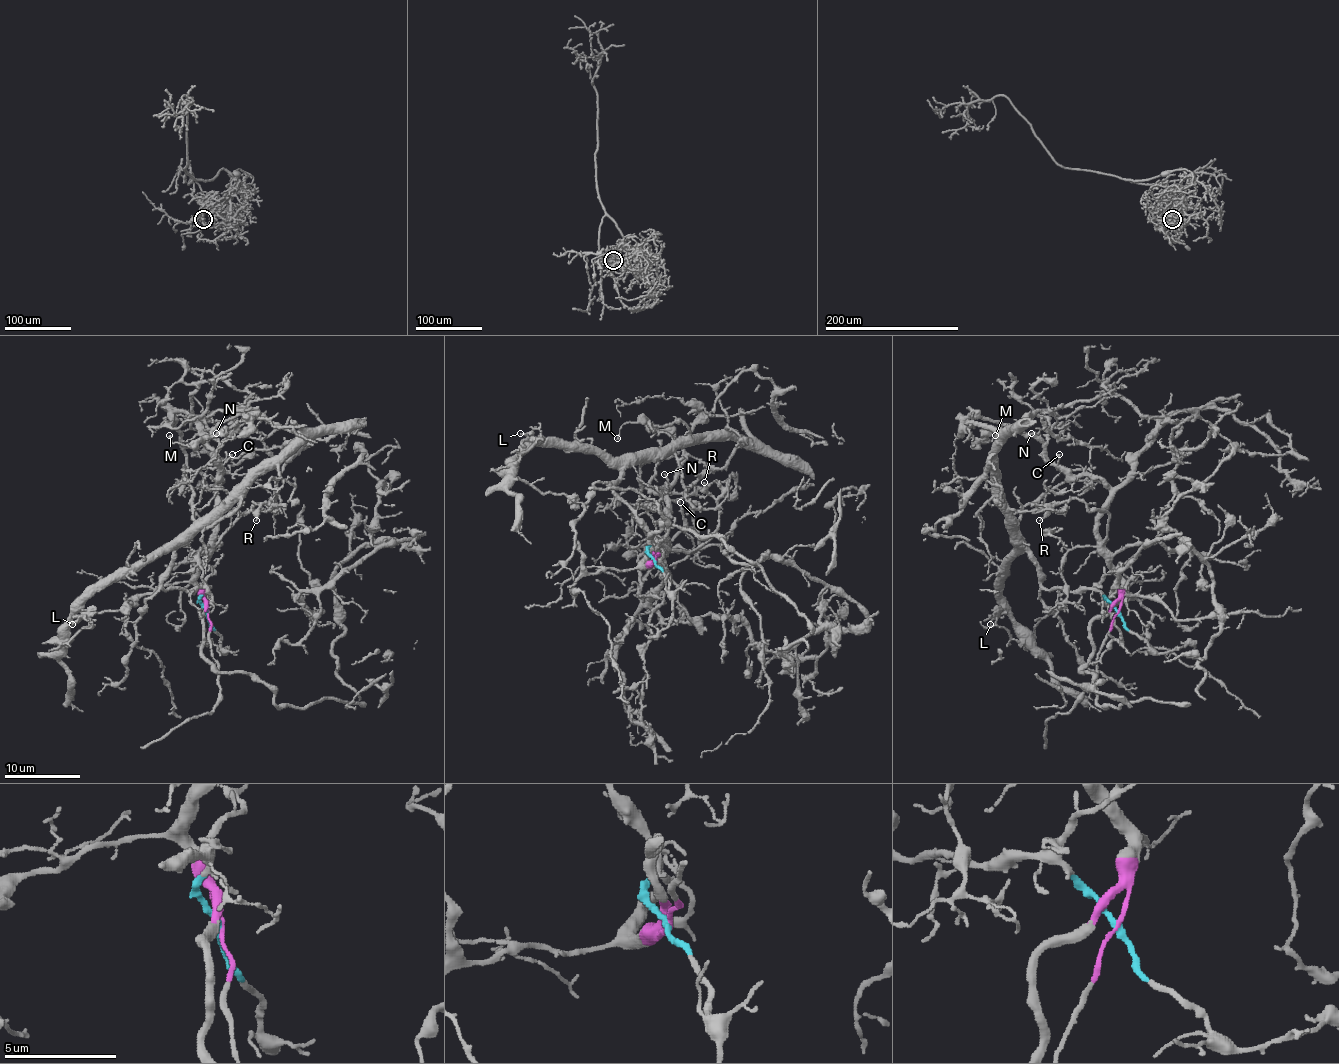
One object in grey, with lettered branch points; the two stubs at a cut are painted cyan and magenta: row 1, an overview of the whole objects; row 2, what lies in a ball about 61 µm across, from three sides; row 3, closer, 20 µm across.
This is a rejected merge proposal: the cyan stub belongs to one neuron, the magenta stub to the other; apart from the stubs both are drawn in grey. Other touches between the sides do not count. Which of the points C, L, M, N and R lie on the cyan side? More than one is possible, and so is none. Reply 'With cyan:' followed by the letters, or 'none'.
With cyan: L

